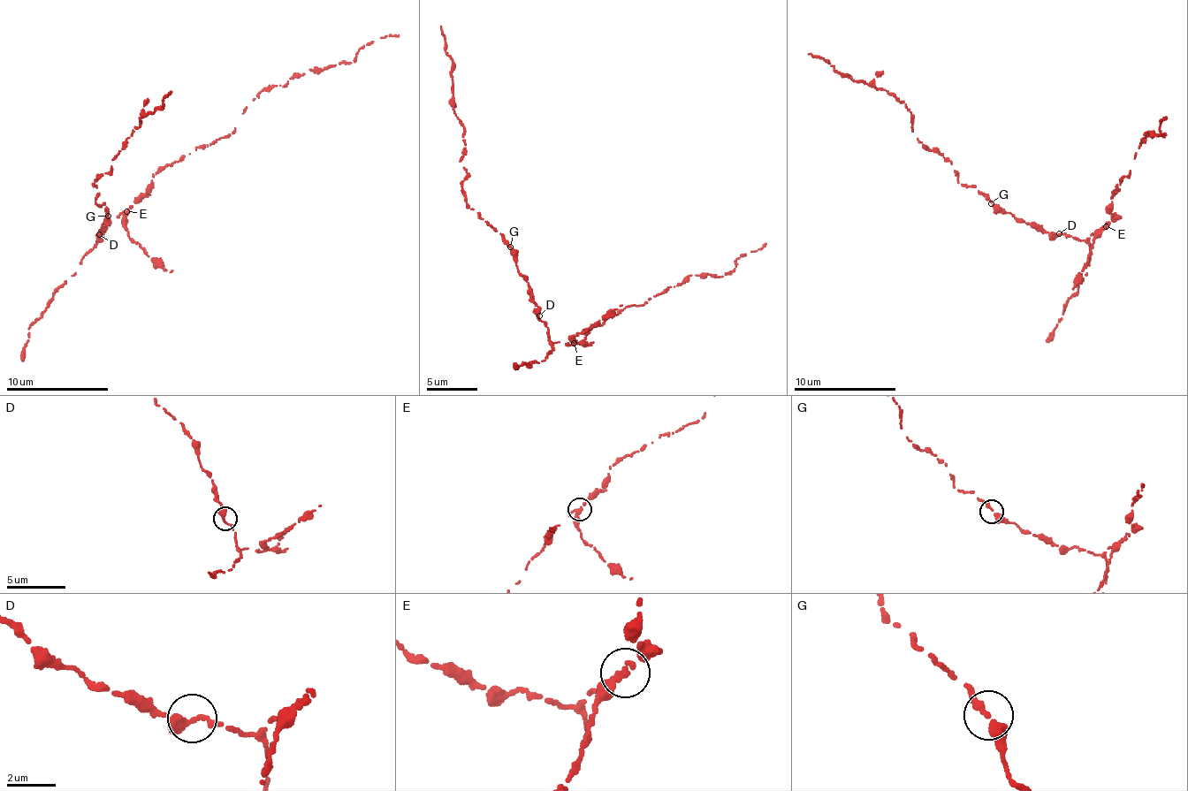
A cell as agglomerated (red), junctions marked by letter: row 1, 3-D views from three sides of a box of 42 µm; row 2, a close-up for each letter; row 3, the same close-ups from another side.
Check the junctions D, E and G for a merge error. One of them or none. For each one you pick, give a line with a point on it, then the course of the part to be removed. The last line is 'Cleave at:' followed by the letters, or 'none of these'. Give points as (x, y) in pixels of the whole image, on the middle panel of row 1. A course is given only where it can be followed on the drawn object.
E: Place: (574, 343). Course of the part to remove: (574, 343), (582, 341), (586, 328), (690, 276), (735, 270), (740, 255), (765, 244)
Cleave at: E

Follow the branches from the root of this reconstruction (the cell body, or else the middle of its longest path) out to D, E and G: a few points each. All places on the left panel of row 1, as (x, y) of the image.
D: (105, 225), (98, 233), (100, 238), (99, 234)
E: (105, 225), (110, 224), (122, 212), (127, 212)
G: (105, 225), (98, 237), (105, 232), (102, 226), (108, 216)

